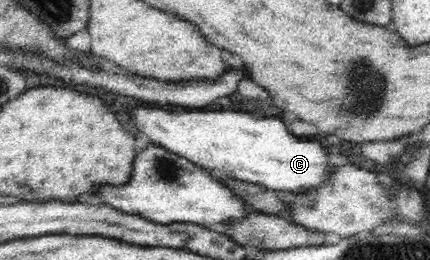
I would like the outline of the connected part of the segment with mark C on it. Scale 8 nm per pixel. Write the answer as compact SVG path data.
M136 107L132 111L134 125L138 131L144 131L144 135L150 139L150 145L162 146L162 149L170 153L178 154L187 161L210 170L212 176L220 178L224 185L237 193L248 209L256 212L283 216L288 218L287 205L278 195L280 191L302 192L311 186L317 186L327 176L331 167L328 162L330 151L322 147L318 141L308 141L292 135L282 119L276 117L252 117L250 113L240 111L186 111L186 113L170 113L162 109L148 109L148 107Z

